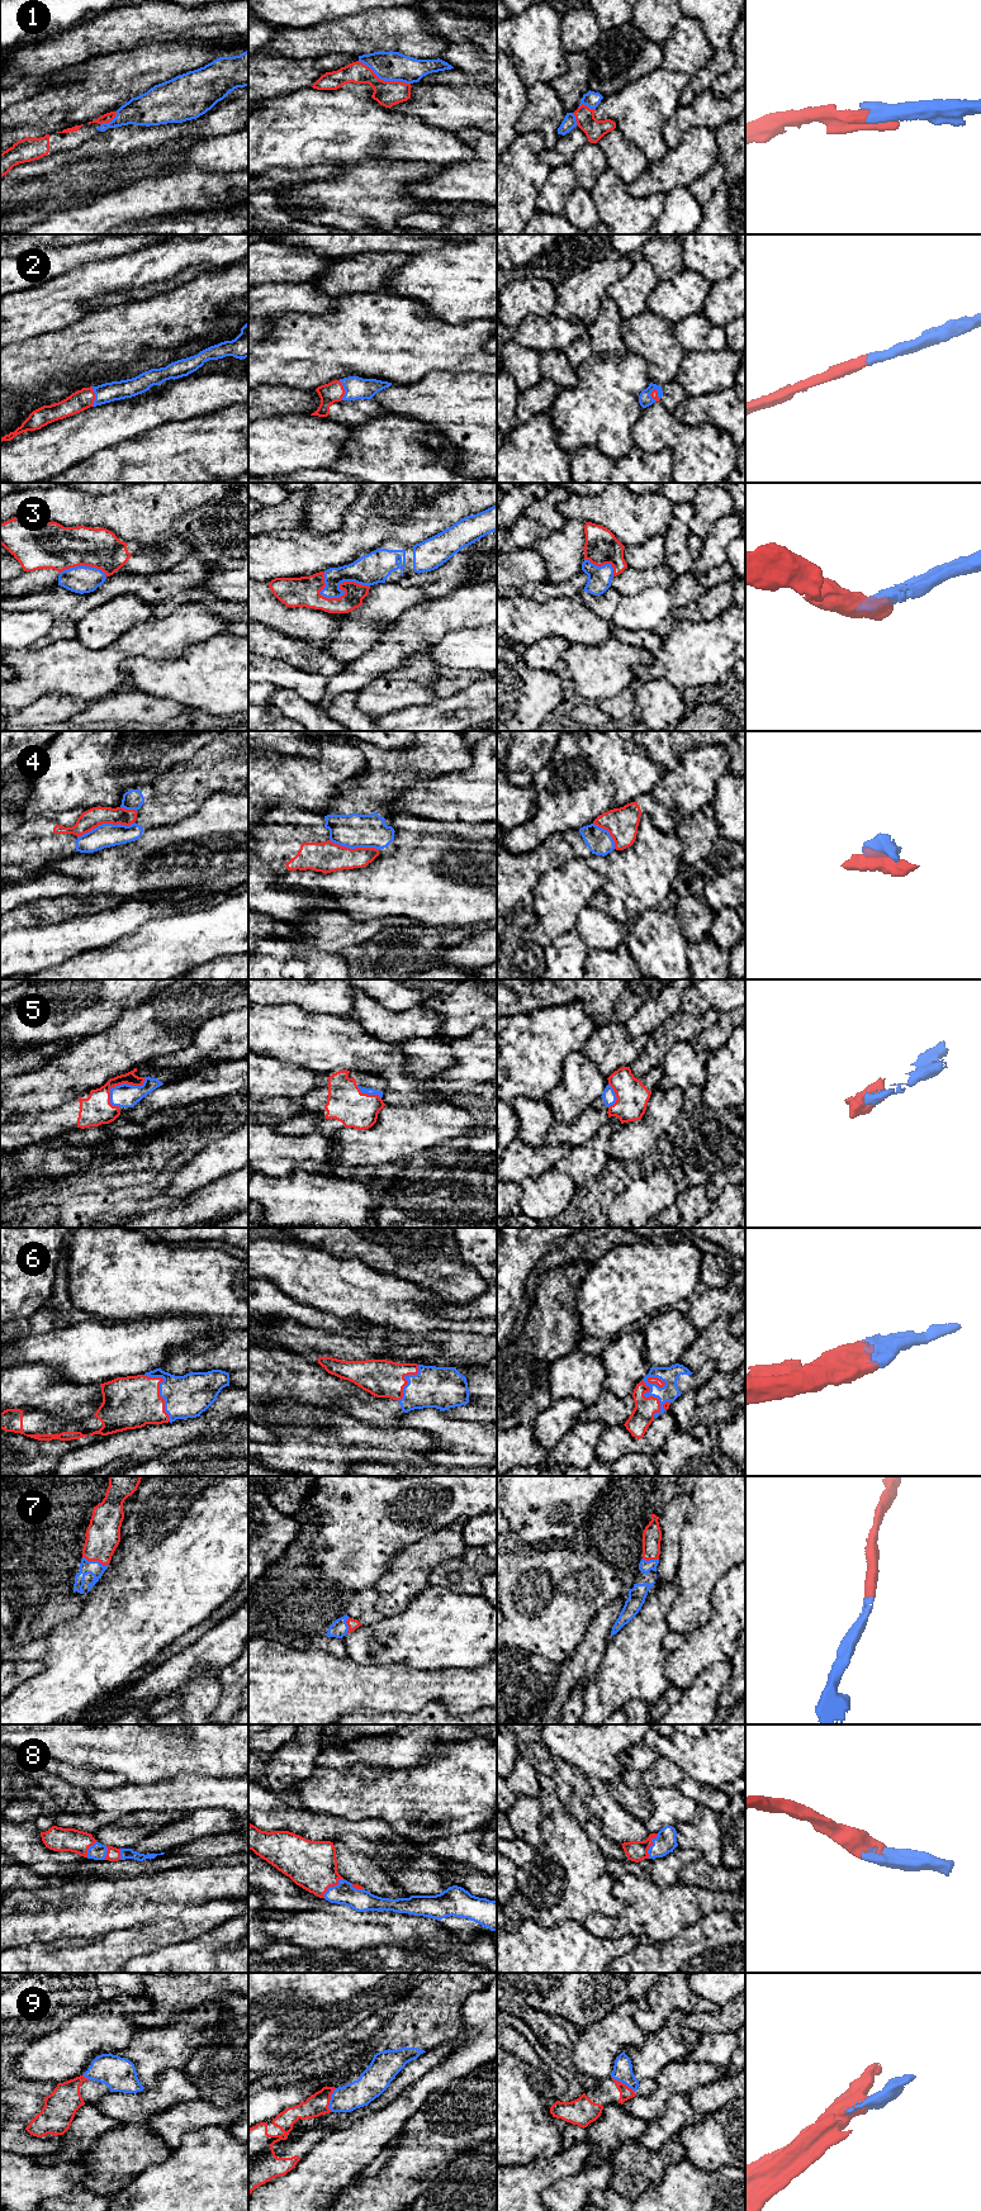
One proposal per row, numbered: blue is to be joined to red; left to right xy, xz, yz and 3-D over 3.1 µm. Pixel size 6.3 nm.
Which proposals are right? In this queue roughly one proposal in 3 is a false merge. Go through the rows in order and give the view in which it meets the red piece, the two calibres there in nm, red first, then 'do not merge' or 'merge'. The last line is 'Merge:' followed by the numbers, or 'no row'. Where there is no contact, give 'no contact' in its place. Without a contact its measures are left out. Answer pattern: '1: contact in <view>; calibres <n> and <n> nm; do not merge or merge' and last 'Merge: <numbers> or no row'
1: contact in xz; calibres 160 and 190 nm; merge
2: contact in xy; calibres 130 and 130 nm; merge
3: contact in xz; calibres 190 and 200 nm; merge
4: contact in xy; calibres 120 and 160 nm; do not merge
5: contact in xy; calibres 190 and 150 nm; merge
6: contact in yz; calibres 140 and 110 nm; merge
7: contact in xy; calibres 220 and 90 nm; merge
8: contact in xz; calibres 300 and 140 nm; merge
9: contact in xz; calibres 140 and 170 nm; merge
Merge: 1, 2, 3, 5, 6, 7, 8, 9

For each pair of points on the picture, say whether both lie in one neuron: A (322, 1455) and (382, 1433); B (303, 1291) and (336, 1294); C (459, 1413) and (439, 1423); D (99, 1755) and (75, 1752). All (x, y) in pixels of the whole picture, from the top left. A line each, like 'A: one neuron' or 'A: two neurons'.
A: one neuron
B: one neuron
C: two neurons
D: one neuron

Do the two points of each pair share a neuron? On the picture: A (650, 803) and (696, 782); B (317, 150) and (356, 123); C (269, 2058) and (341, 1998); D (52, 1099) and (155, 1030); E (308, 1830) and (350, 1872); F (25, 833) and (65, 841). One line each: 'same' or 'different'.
A: same
B: same
C: same
D: same
E: different
F: same

